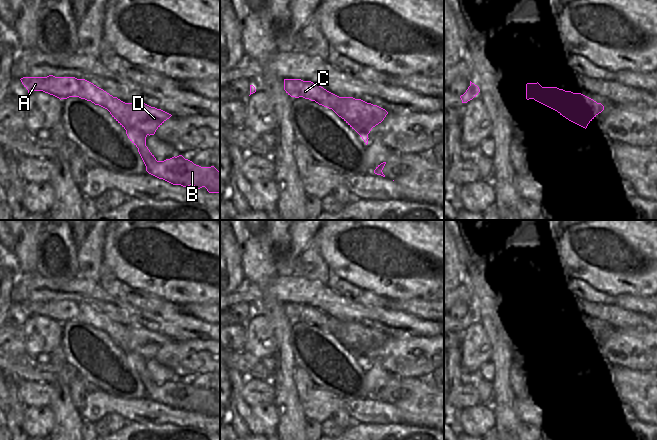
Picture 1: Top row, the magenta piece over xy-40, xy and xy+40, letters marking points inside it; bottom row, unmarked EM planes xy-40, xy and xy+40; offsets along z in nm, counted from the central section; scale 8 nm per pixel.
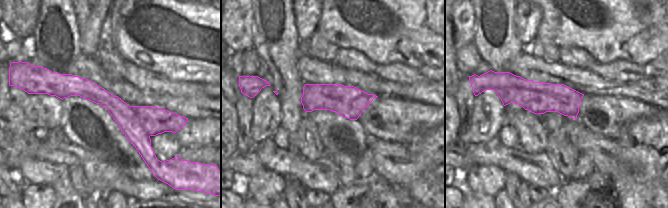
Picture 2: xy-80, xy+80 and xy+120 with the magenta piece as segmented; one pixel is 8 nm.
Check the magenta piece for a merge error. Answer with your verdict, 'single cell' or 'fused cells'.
fused cells

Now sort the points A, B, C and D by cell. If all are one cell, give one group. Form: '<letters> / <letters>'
A B C / D

